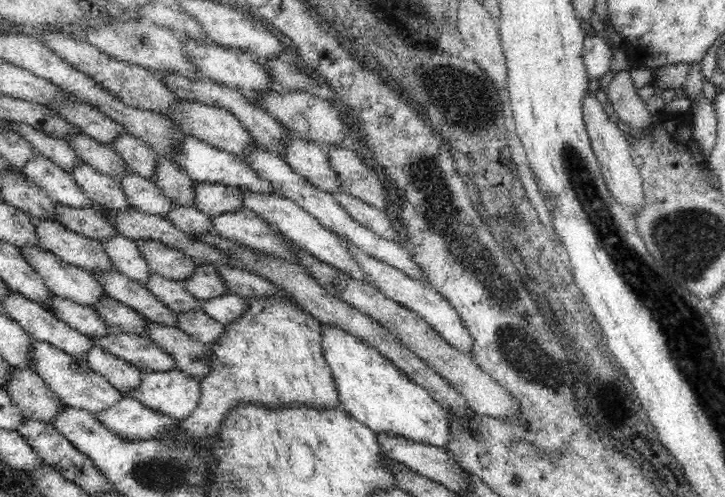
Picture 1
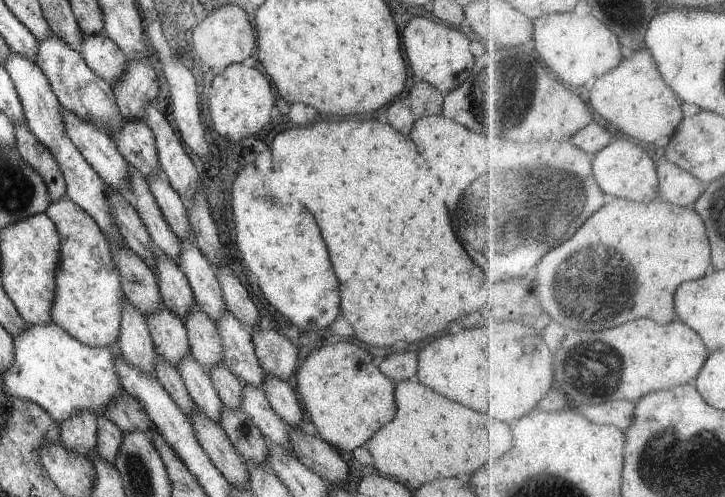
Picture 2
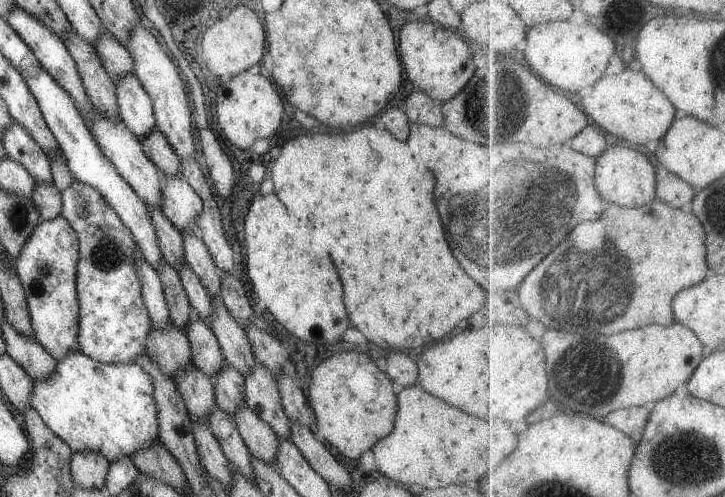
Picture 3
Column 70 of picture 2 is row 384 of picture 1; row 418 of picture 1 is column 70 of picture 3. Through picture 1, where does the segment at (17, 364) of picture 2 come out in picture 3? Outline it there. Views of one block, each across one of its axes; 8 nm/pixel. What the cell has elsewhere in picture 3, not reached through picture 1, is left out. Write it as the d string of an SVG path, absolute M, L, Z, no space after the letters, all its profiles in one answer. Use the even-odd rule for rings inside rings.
M82 352L70 353L45 381L34 384L32 408L73 453L98 453L111 463L160 442L153 380L136 363L99 363Z

